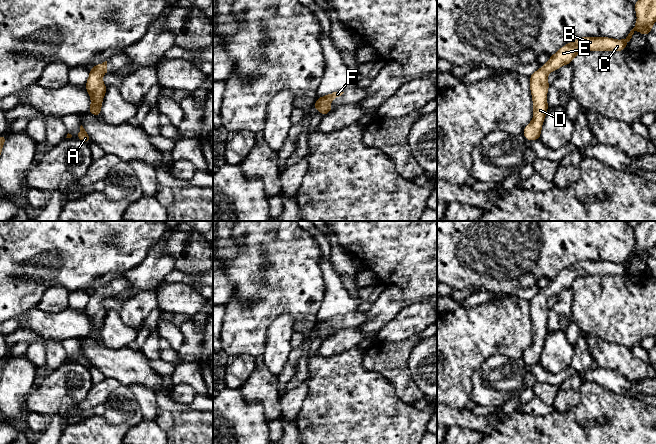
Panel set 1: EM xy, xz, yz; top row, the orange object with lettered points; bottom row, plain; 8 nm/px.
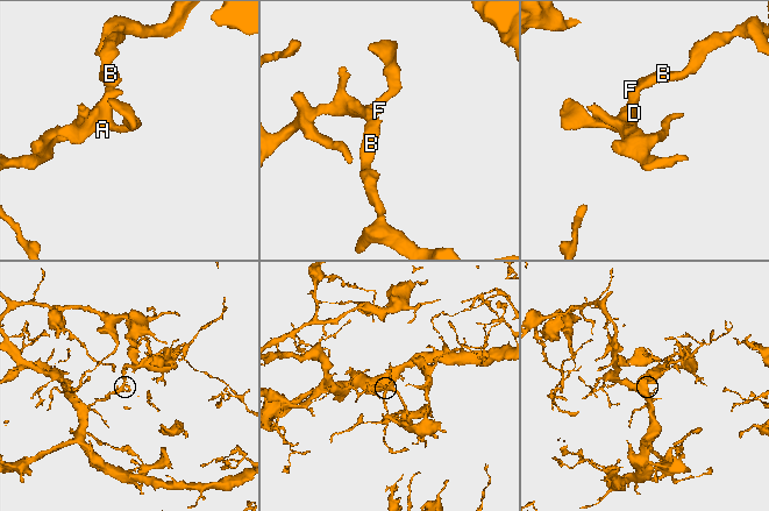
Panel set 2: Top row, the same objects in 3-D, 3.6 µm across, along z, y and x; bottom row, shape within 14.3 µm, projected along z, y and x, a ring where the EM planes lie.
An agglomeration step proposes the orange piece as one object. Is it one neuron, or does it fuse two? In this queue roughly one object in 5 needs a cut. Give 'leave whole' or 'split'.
leave whole

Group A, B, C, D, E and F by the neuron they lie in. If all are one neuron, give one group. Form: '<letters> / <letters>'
A B C D E F

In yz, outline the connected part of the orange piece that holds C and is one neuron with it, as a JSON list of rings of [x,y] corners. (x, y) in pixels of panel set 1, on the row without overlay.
[[[641,221],[633,230],[637,245],[625,263],[590,260],[577,262],[561,271],[550,280],[546,288],[529,300],[534,337],[532,345],[524,351],[522,356],[528,365],[538,364],[541,361],[542,348],[549,332],[547,316],[550,308],[547,301],[550,296],[558,294],[561,290],[571,289],[576,279],[586,275],[624,275],[635,254],[643,260],[649,259],[656,246],[656,221]]]

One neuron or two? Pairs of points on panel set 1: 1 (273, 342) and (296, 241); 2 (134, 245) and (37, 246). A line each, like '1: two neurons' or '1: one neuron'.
1: two neurons
2: one neuron

